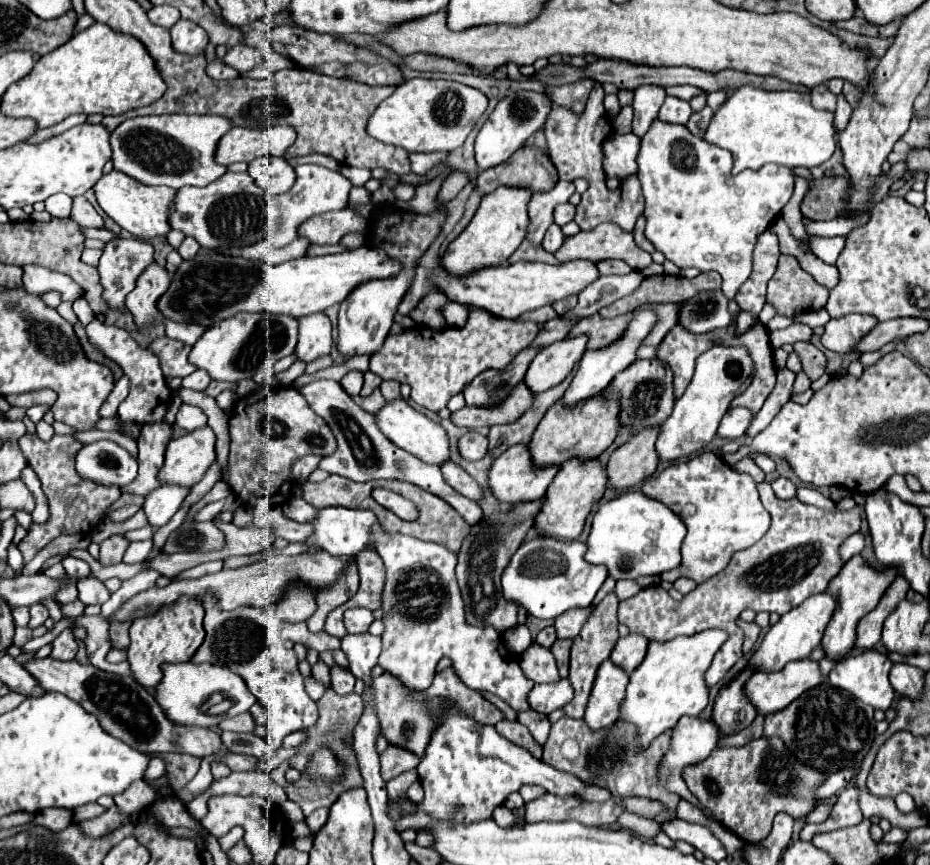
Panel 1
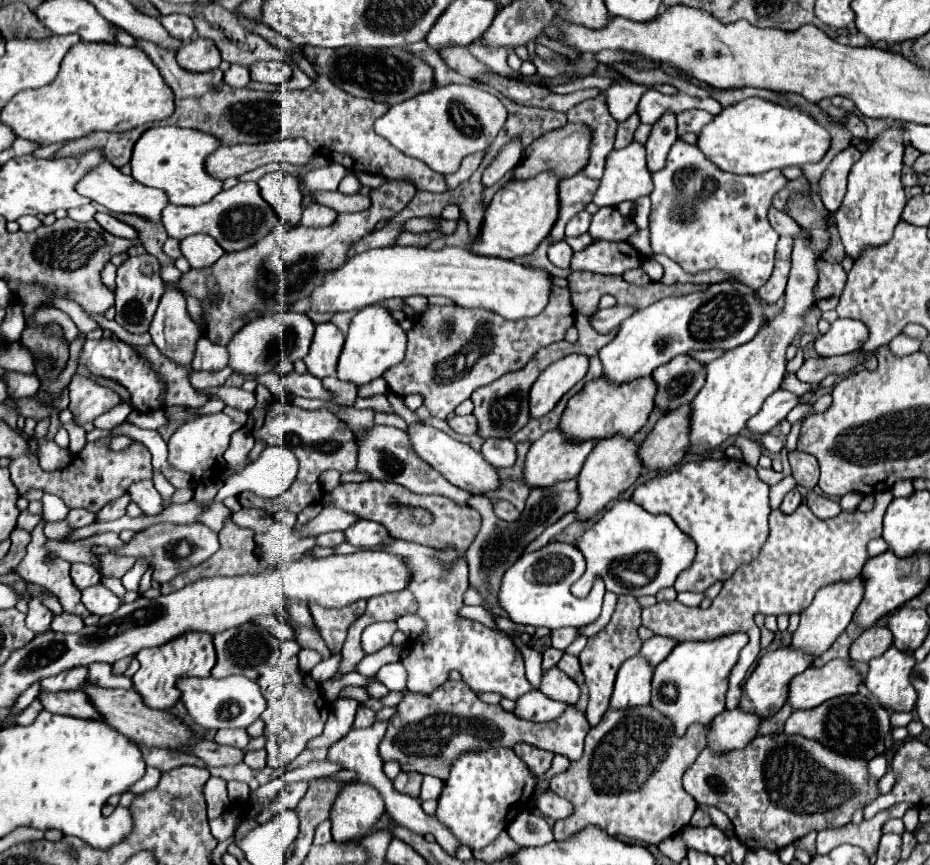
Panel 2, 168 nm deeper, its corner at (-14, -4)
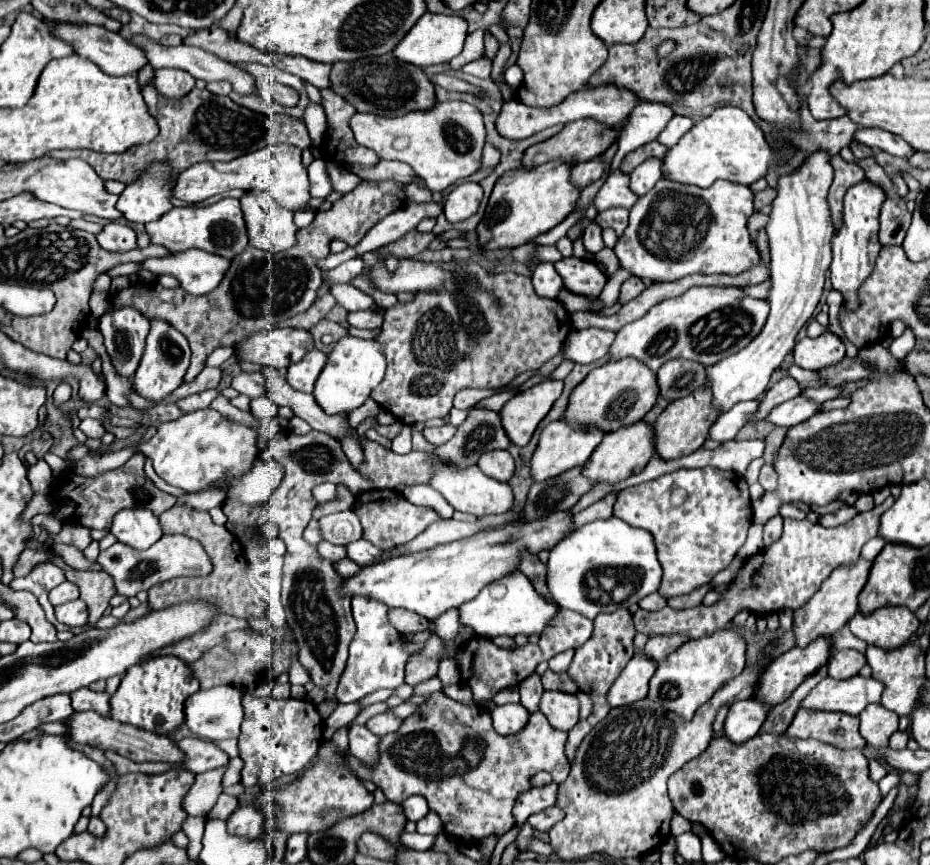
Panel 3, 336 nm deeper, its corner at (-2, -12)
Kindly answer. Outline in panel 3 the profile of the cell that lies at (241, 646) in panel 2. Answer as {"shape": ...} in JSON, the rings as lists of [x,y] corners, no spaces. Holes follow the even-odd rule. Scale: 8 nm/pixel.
{"shape":[[[244,692],[242,706],[244,722],[238,736],[238,756],[244,762],[240,772],[240,784],[244,788],[264,786],[286,774],[300,772],[318,752],[322,744],[324,720],[310,700],[252,698]]]}

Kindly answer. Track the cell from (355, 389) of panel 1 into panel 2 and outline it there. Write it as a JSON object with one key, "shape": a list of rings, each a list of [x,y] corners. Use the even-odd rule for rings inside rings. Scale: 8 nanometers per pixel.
{"shape":[[[376,394],[376,396],[370,396],[370,398],[360,398],[360,396],[358,396],[356,402],[354,402],[354,408],[358,408],[358,410],[372,408],[372,410],[376,410],[376,412],[392,412],[384,394]]]}

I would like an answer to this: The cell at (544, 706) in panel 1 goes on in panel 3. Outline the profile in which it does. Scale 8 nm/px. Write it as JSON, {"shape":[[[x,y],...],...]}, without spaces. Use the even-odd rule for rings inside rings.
{"shape":[[[504,704],[490,710],[492,726],[498,734],[516,734],[528,722],[528,710],[522,704]]]}

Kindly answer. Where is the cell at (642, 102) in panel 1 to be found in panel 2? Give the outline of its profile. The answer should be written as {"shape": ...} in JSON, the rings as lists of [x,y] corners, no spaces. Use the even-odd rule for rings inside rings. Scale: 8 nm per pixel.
{"shape":[[[664,114],[656,126],[652,126],[652,132],[646,142],[646,152],[648,152],[648,170],[656,172],[664,168],[664,160],[668,150],[672,148],[674,140],[678,138],[676,134],[676,116],[674,114]]]}

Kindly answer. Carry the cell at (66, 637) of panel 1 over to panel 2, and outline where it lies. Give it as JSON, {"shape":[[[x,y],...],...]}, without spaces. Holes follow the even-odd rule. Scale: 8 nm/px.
{"shape":[[[74,666],[72,670],[64,670],[64,674],[56,674],[52,678],[42,680],[42,690],[50,690],[50,692],[78,690],[86,676],[88,676],[88,668],[86,666]]]}

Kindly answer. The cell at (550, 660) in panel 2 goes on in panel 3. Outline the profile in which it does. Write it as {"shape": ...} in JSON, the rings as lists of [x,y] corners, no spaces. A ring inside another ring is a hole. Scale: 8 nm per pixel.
{"shape":[[[532,674],[528,676],[524,682],[520,682],[520,704],[532,714],[538,712],[538,704],[540,704],[540,694],[544,692],[540,676]]]}

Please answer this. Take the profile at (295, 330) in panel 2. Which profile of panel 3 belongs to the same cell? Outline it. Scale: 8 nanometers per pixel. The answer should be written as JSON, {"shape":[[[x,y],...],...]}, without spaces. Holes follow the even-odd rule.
{"shape":[[[274,328],[270,332],[256,332],[248,340],[240,342],[236,346],[238,360],[248,360],[256,362],[262,366],[274,366],[274,368],[286,368],[290,364],[300,362],[310,350],[314,348],[314,338],[308,330],[298,330],[298,328]]]}

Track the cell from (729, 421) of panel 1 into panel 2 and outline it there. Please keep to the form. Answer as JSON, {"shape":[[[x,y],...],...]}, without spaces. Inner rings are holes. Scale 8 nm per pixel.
{"shape":[[[776,390],[774,394],[770,394],[760,412],[754,414],[748,422],[746,422],[746,428],[752,432],[752,434],[766,434],[770,432],[794,406],[798,404],[798,396],[792,394],[792,392],[786,392],[786,390]]]}

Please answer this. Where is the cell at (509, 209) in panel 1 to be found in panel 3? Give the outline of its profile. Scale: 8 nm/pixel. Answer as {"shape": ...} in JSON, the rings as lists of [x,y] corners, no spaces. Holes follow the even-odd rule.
{"shape":[[[550,160],[548,164],[540,164],[530,170],[508,170],[496,182],[484,220],[476,228],[480,246],[486,250],[516,248],[560,224],[576,208],[580,198],[580,188],[570,182],[570,170],[572,166],[564,160]]]}

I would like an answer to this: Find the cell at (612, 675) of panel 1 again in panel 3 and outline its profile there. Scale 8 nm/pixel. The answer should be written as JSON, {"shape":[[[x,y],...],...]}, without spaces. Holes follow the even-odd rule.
{"shape":[[[636,652],[636,656],[628,662],[628,666],[622,670],[622,674],[616,678],[608,692],[608,702],[612,708],[626,706],[632,702],[638,702],[646,698],[648,694],[648,682],[656,672],[656,662],[644,652]]]}

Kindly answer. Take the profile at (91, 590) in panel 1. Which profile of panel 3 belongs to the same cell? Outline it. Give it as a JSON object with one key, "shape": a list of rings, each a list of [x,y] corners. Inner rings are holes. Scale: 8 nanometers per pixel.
{"shape":[[[72,600],[72,602],[56,606],[56,620],[66,624],[68,628],[84,626],[88,620],[88,610],[82,600]]]}

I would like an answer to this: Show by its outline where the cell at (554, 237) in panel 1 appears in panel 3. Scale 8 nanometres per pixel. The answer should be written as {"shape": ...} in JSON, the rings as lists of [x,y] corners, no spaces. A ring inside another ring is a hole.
{"shape":[[[538,264],[538,268],[532,274],[532,284],[538,296],[542,298],[558,298],[562,290],[562,278],[556,274],[552,264]]]}

